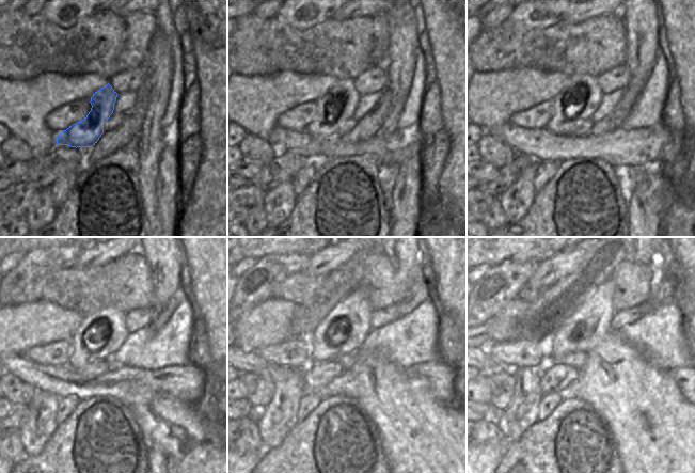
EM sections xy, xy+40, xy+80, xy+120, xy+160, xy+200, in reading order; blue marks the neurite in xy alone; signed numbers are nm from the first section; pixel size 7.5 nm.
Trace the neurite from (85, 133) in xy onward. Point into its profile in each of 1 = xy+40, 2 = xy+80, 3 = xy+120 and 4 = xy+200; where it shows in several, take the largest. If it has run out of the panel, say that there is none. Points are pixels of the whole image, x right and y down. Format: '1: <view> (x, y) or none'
1: xy+40 (344, 98)
2: xy+80 (585, 96)
3: xy+120 (105, 330)
4: xy+200 (589, 324)

